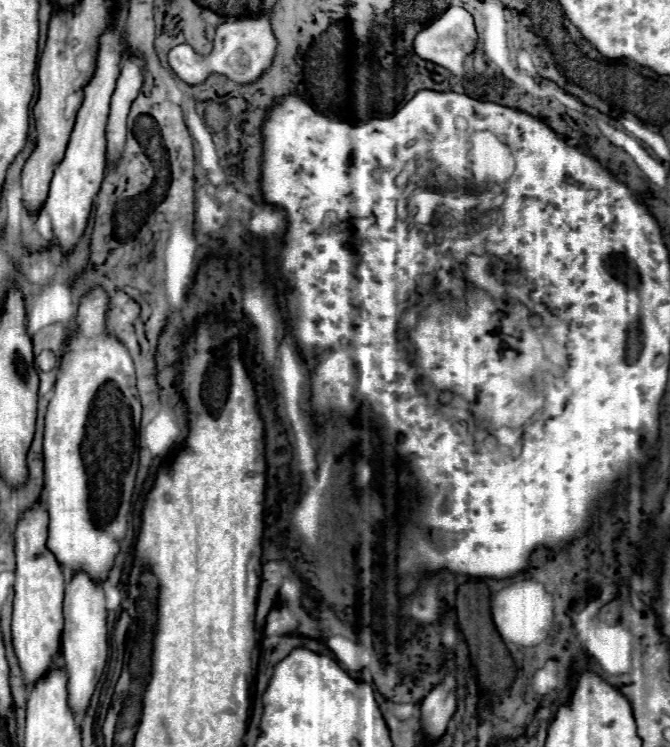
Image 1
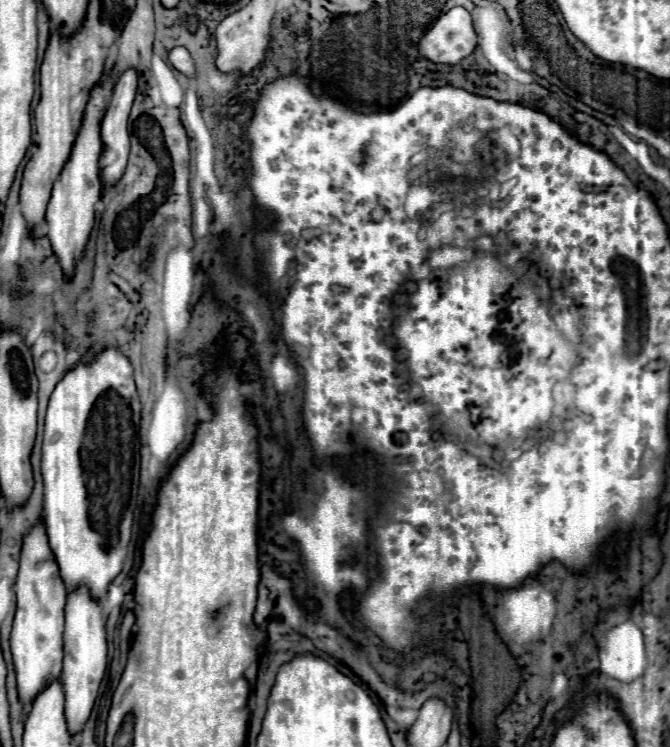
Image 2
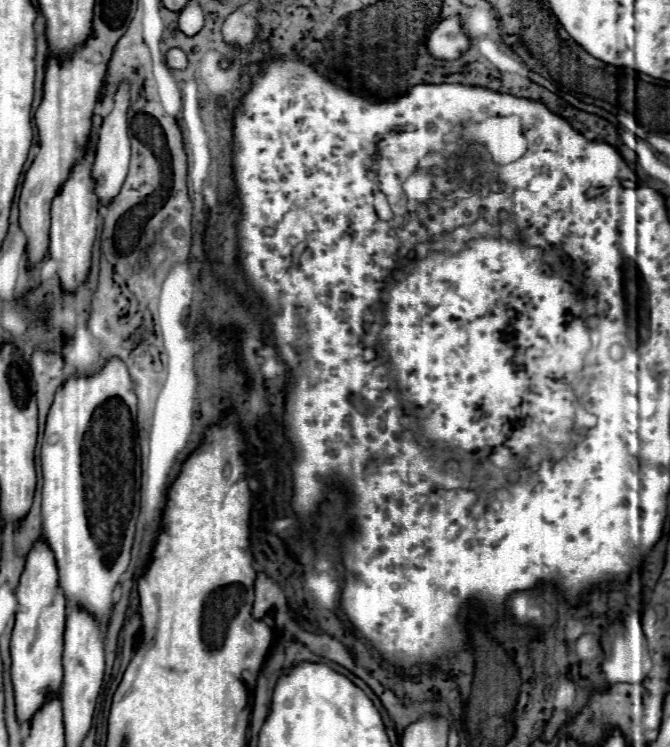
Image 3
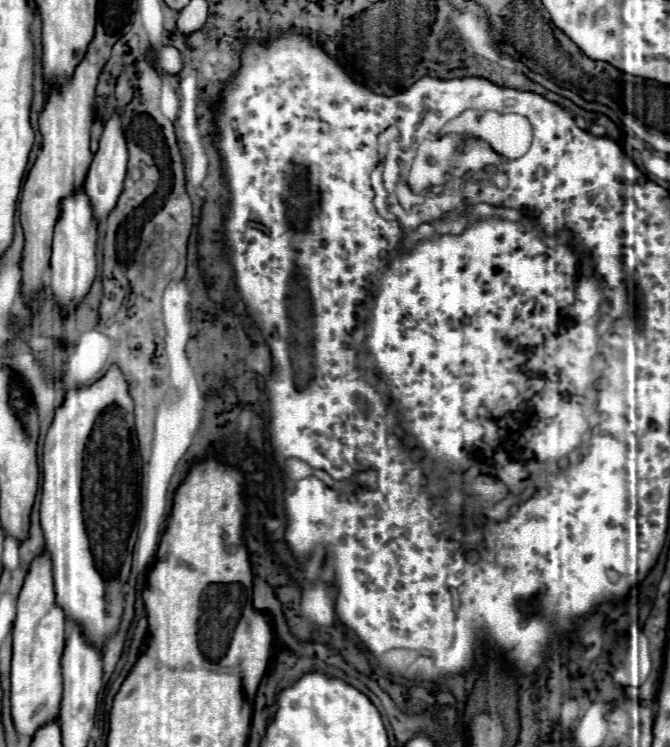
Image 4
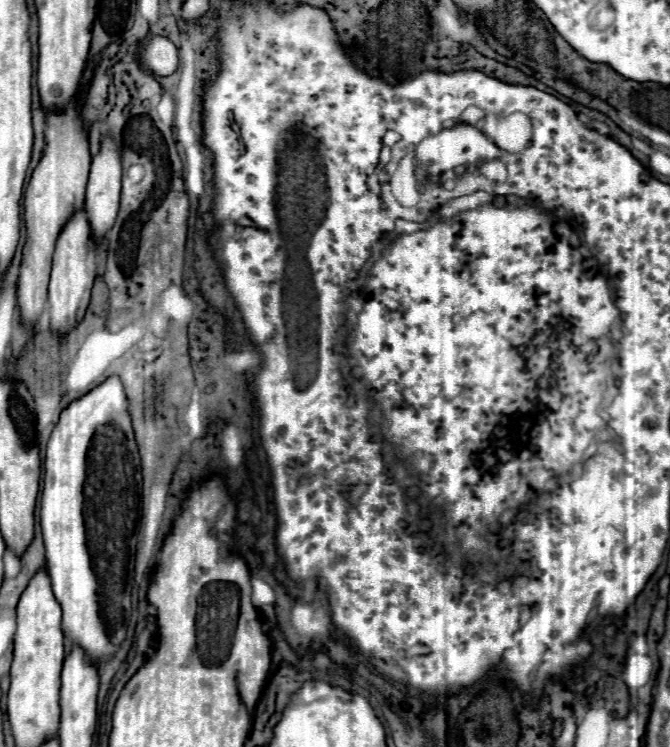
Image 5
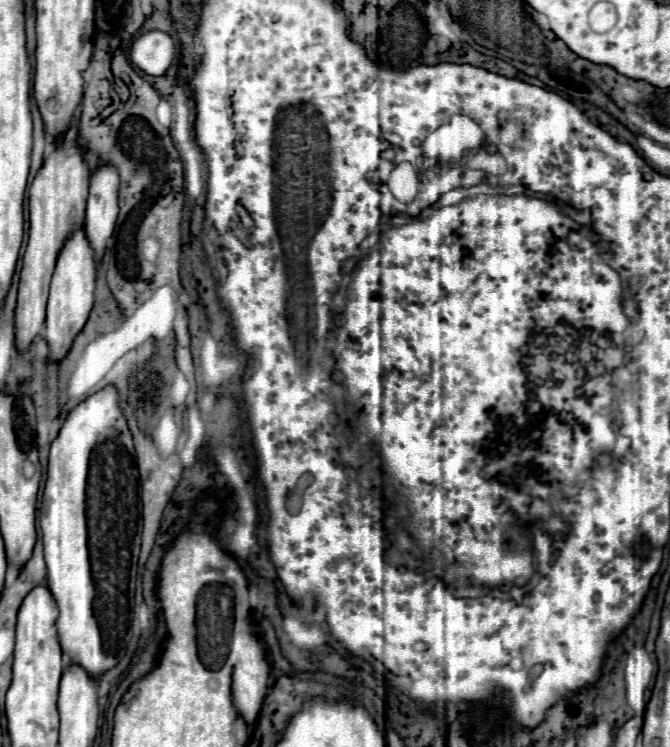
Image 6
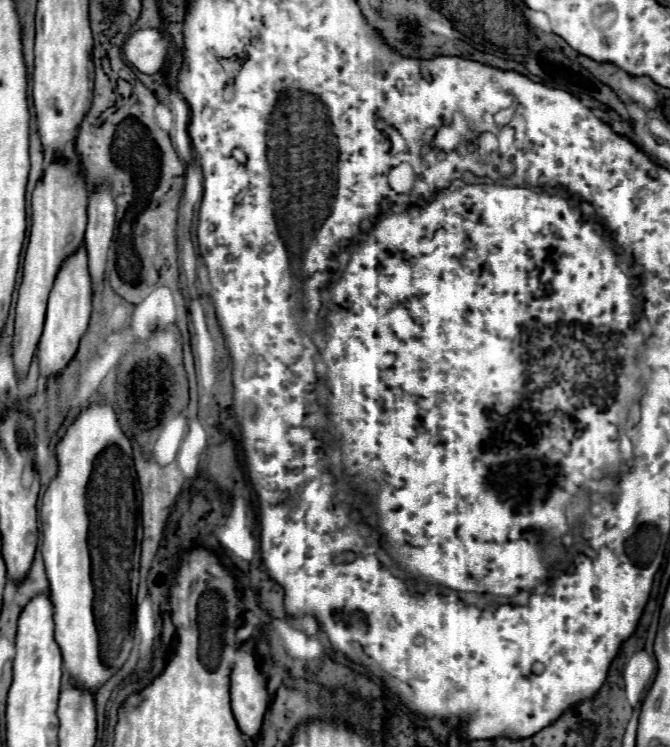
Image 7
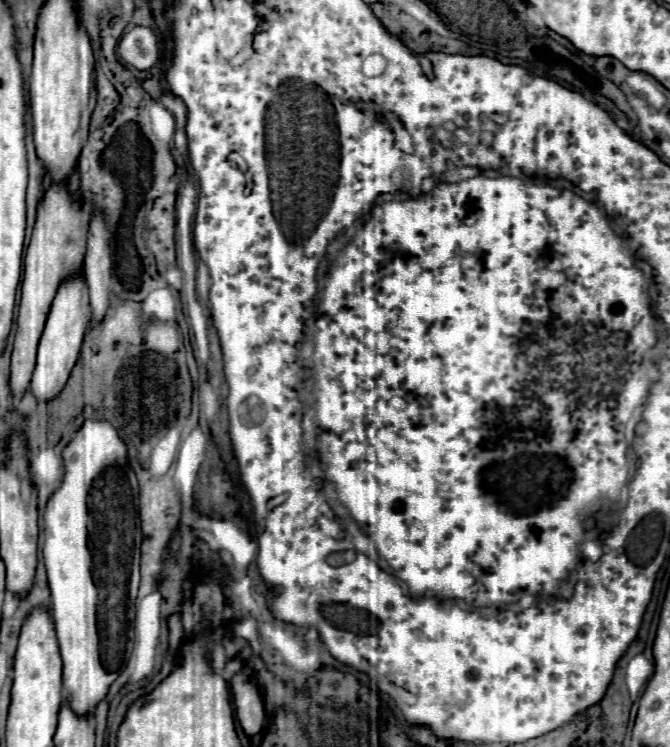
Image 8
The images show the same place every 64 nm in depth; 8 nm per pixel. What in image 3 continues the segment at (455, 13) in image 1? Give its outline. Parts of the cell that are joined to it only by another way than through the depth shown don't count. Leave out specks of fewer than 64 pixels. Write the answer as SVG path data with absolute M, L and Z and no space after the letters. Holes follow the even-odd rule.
M450 16L440 22L440 26L428 38L428 50L432 56L442 60L454 60L470 46L466 34L462 32L460 16Z

